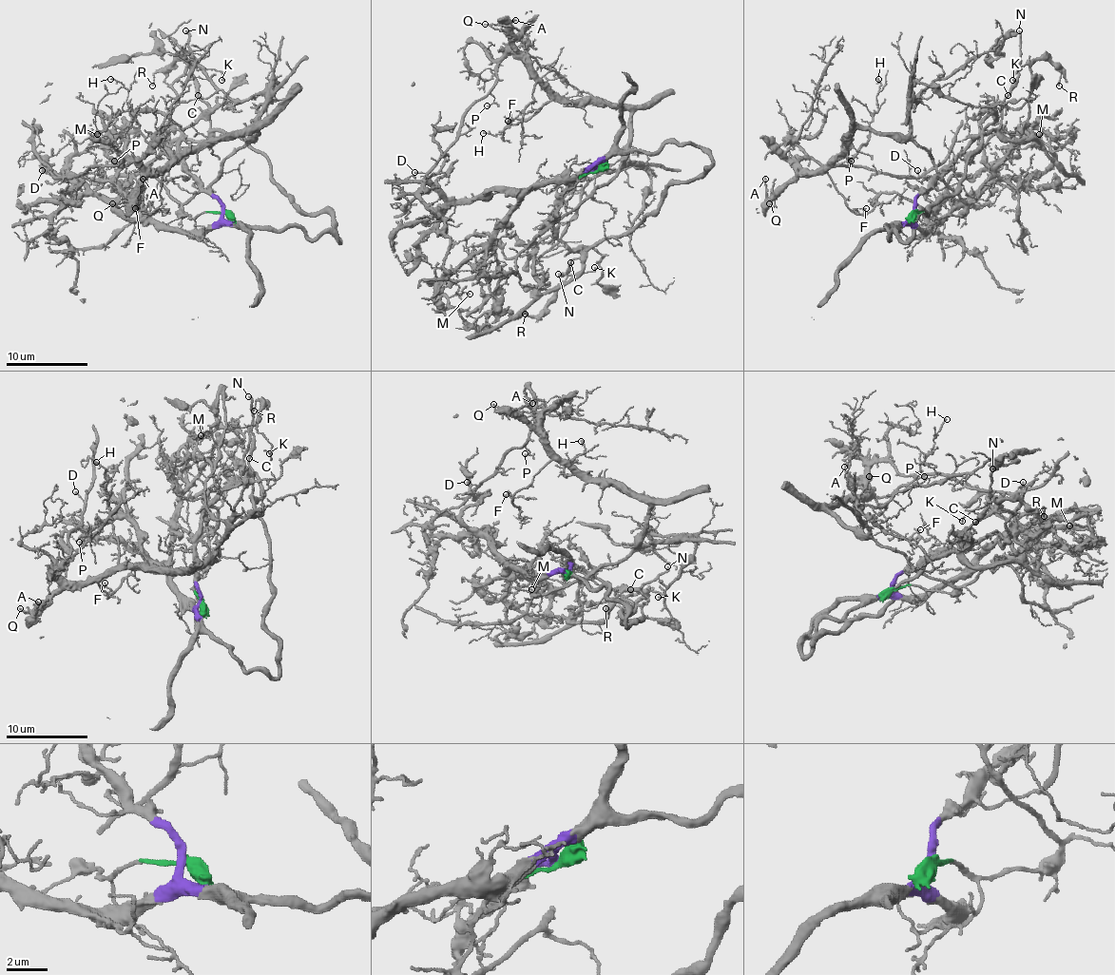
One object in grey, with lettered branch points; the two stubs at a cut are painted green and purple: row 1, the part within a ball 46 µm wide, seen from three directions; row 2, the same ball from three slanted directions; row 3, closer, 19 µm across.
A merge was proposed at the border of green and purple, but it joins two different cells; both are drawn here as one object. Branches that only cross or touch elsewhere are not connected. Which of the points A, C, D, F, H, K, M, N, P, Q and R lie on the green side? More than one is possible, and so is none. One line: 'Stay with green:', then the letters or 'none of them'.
Stay with green: A, D, F, H, P, Q

